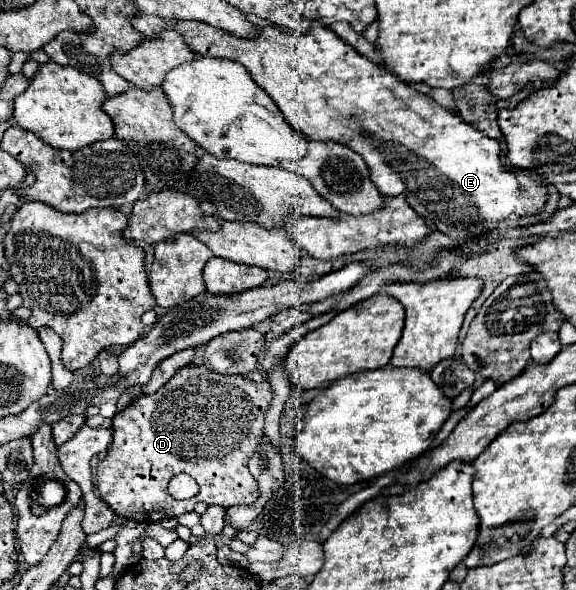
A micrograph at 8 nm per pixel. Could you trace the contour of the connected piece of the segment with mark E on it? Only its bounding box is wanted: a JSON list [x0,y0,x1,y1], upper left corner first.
[173,20,547,242]

